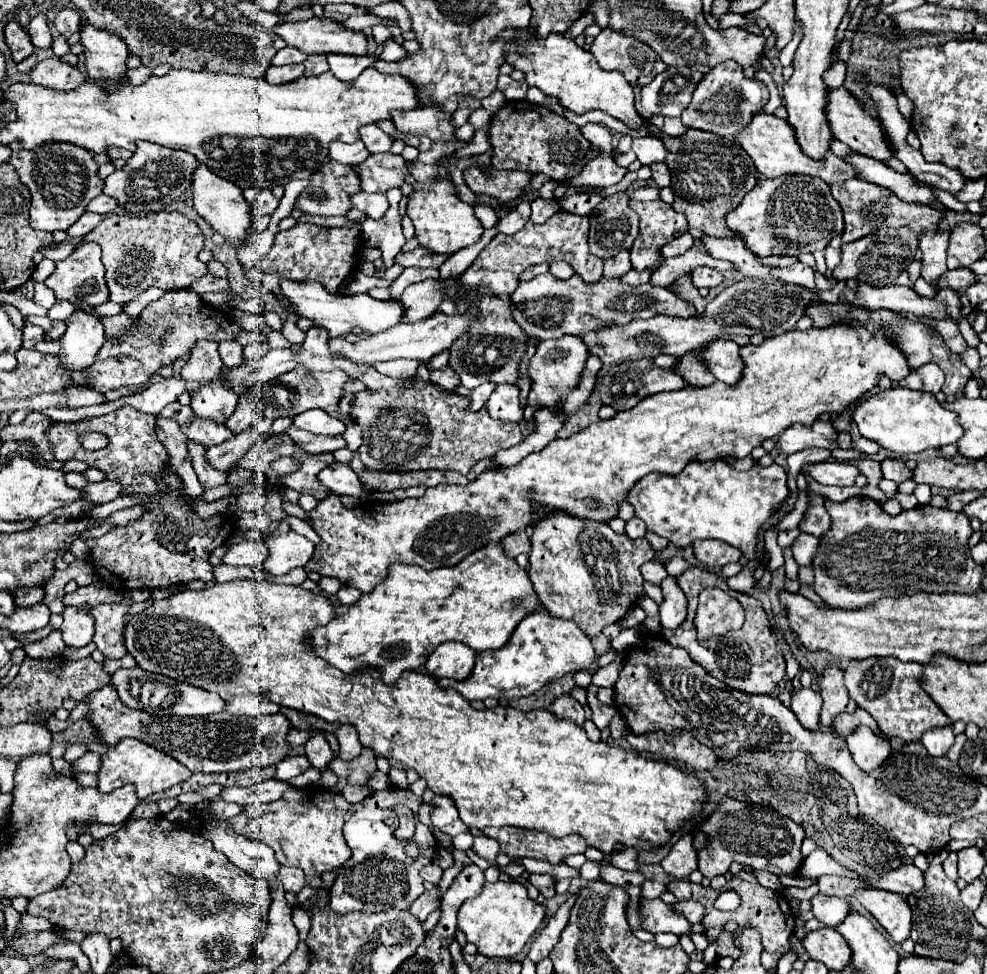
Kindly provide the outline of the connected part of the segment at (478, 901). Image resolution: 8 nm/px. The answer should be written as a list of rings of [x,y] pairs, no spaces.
[[[485,884],[477,898],[465,900],[457,910],[457,928],[465,934],[467,942],[473,942],[485,958],[513,958],[523,950],[527,940],[535,934],[543,922],[545,908],[527,898],[527,888],[521,884]]]

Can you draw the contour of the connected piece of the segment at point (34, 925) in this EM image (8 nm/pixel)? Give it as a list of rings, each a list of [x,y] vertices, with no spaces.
[[[23,914],[21,916],[21,924],[19,924],[19,930],[21,932],[33,932],[33,930],[51,930],[53,924],[45,918],[35,918],[31,914]]]

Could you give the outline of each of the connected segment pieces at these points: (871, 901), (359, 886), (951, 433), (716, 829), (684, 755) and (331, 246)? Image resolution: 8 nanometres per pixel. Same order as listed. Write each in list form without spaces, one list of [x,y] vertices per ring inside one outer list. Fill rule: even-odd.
[[[863,890],[859,894],[859,904],[869,910],[875,920],[887,930],[887,934],[901,944],[911,934],[911,908],[901,894],[883,892],[883,890]]]
[[[387,788],[385,792],[377,792],[363,800],[361,804],[353,804],[349,812],[345,814],[345,824],[343,824],[343,836],[347,846],[351,848],[351,858],[337,870],[337,878],[329,890],[329,900],[331,908],[337,910],[339,914],[351,912],[351,910],[361,910],[361,912],[381,912],[385,908],[409,908],[417,896],[423,894],[423,880],[419,876],[419,868],[427,862],[433,860],[435,852],[435,838],[431,830],[423,824],[417,824],[417,834],[415,840],[421,846],[421,854],[413,860],[403,852],[405,842],[395,838],[395,822],[387,822],[393,818],[393,808],[395,802],[405,802],[417,812],[417,806],[421,804],[419,798],[409,796],[409,790],[401,788]]]
[[[893,386],[891,390],[883,390],[859,402],[857,408],[851,412],[851,418],[863,438],[869,438],[881,444],[885,450],[901,456],[927,448],[941,448],[945,444],[953,444],[961,436],[961,426],[957,424],[957,418],[953,416],[953,412],[945,410],[933,394],[901,386]]]
[[[725,798],[713,814],[709,814],[707,822],[701,826],[705,834],[709,834],[707,848],[703,848],[699,854],[699,872],[705,878],[725,876],[731,862],[749,864],[753,870],[767,870],[775,876],[779,876],[781,884],[791,888],[809,888],[815,884],[815,878],[801,876],[799,868],[805,860],[801,854],[801,844],[805,840],[805,832],[799,824],[795,824],[791,818],[781,816],[773,808],[757,806],[757,804],[745,804],[731,798]]]
[[[629,732],[625,740],[639,752],[647,752],[655,758],[683,760],[689,770],[711,770],[717,764],[717,754],[695,740],[691,732]]]
[[[297,222],[293,228],[279,232],[275,236],[271,250],[261,262],[261,268],[265,272],[263,288],[271,290],[271,294],[275,294],[275,298],[287,310],[287,318],[283,322],[281,334],[291,344],[301,344],[301,340],[305,340],[305,332],[299,330],[299,326],[297,326],[297,312],[295,312],[293,304],[285,296],[281,296],[279,282],[281,280],[315,280],[315,282],[323,284],[331,294],[337,294],[339,288],[343,286],[343,282],[347,278],[351,278],[355,272],[357,254],[361,250],[361,246],[363,246],[361,222],[355,222],[353,226],[341,226],[341,228],[323,228],[323,226],[315,226],[315,224]]]

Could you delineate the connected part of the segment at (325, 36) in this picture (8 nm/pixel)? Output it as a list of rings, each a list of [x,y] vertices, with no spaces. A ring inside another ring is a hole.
[[[309,18],[301,22],[283,22],[273,32],[305,54],[365,54],[367,38],[361,32],[343,30],[335,20]]]

